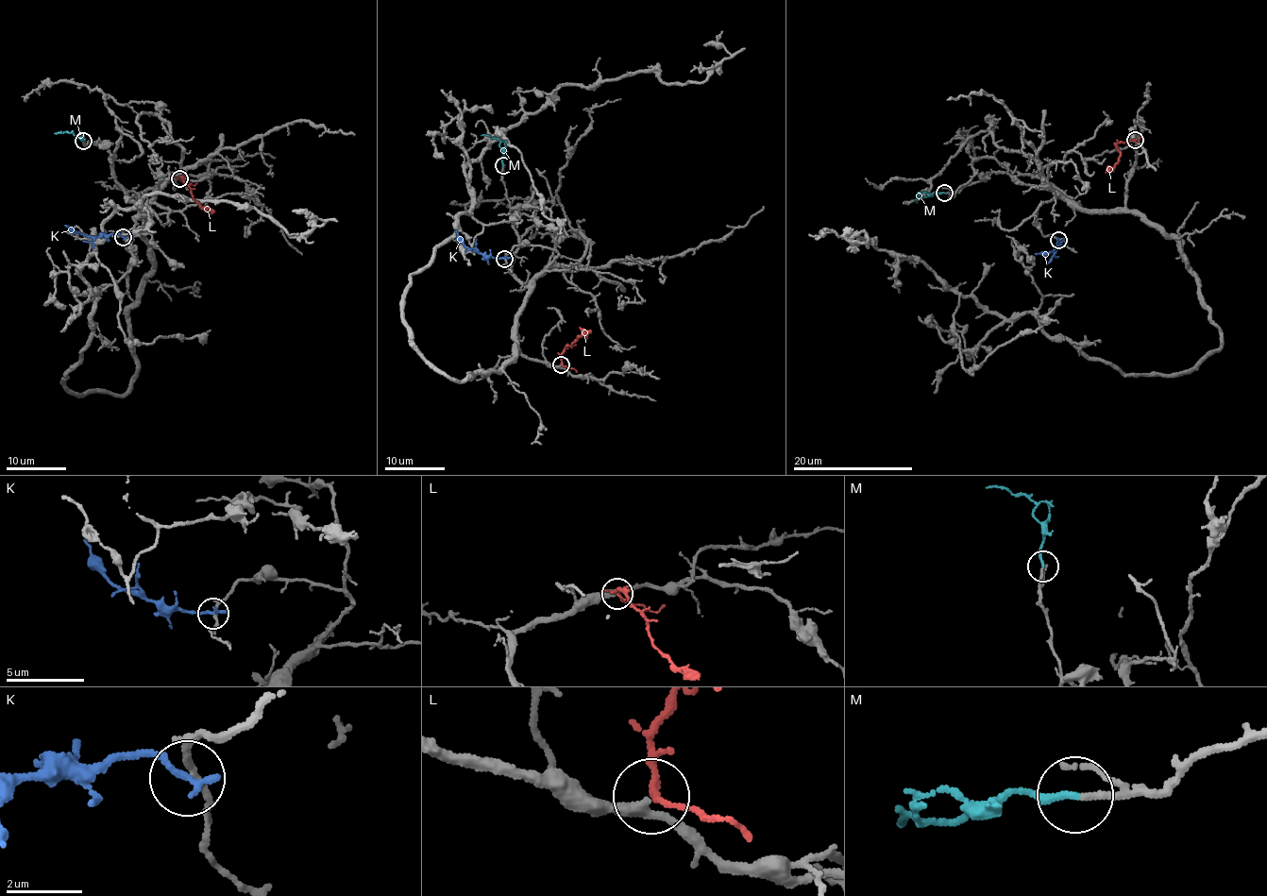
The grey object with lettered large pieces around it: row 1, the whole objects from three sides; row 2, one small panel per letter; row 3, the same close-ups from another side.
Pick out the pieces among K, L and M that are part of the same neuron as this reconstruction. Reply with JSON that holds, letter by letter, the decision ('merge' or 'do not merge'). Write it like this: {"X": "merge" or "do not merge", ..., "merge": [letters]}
{"K": "do not merge", "L": "merge", "M": "merge", "merge": ["L", "M"]}

